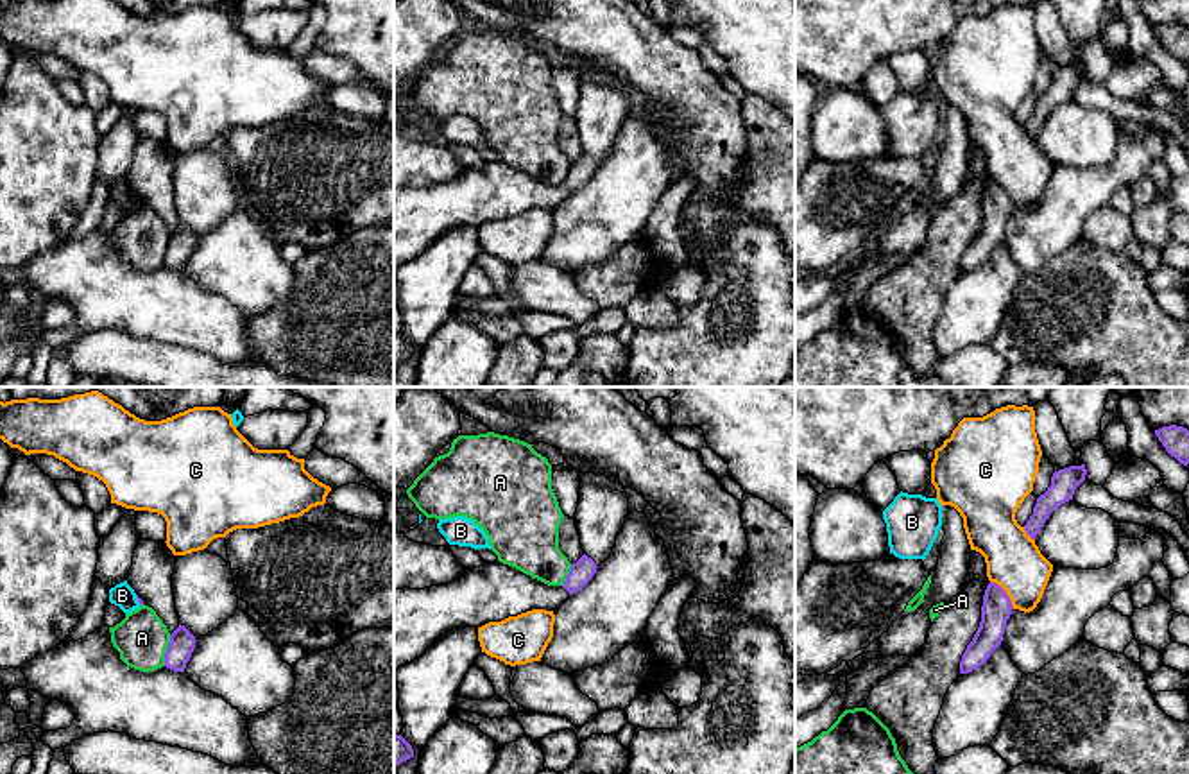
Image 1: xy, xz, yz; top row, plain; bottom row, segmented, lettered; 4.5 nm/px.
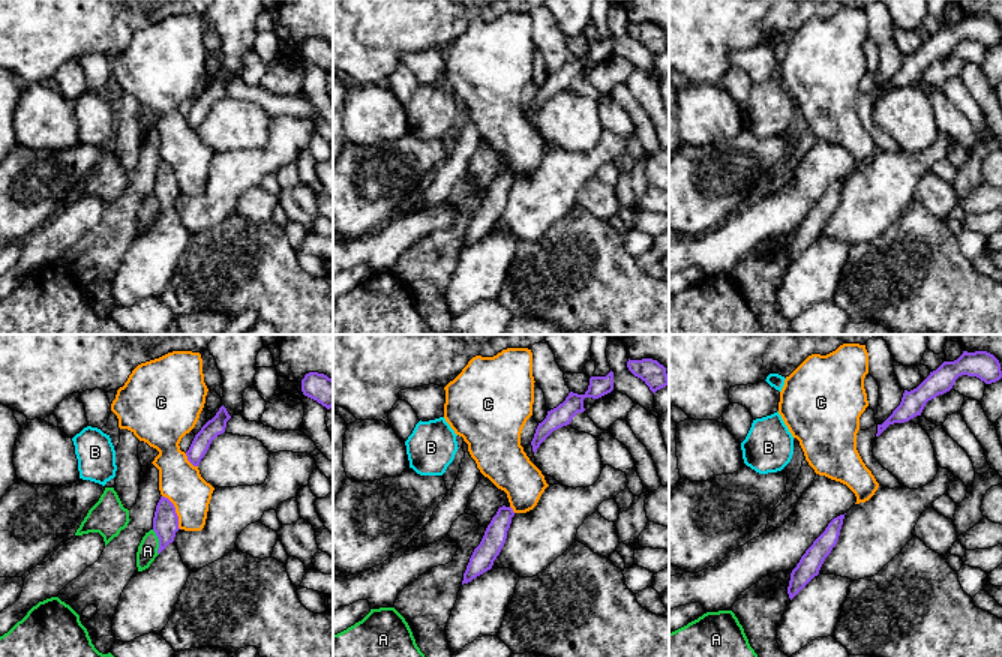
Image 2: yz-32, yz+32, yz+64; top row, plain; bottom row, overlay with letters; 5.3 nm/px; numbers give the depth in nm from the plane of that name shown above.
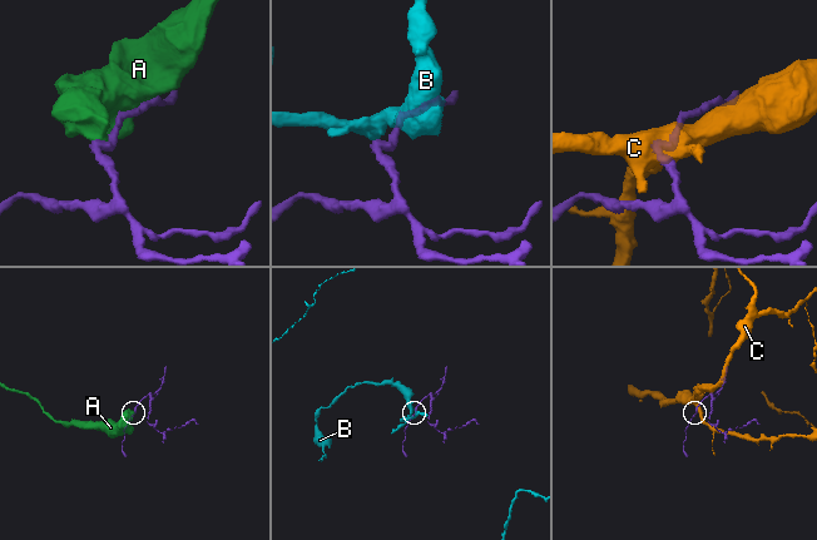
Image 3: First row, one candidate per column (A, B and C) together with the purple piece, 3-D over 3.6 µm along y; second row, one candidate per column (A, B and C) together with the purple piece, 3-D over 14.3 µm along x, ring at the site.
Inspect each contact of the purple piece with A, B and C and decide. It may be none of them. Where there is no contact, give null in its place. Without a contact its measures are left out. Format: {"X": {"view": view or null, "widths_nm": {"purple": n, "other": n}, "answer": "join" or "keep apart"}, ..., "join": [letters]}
{"A": {"view": "xy", "widths_nm": {"purple": 120, "other": 240}, "answer": "keep apart"}, "B": {"view": "xy", "widths_nm": {"purple": 20, "other": 110}, "answer": "keep apart"}, "C": {"view": "yz", "widths_nm": {"purple": 140, "other": 240}, "answer": "keep apart"}, "join": []}

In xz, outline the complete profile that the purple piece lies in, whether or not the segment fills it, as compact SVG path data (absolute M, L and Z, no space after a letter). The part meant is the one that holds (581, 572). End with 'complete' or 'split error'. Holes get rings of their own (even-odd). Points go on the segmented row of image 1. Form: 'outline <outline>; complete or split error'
outline M584 554L577 563L571 564L562 588L569 595L577 593L593 579L593 575L596 573L596 568L598 568L596 563Z; complete

